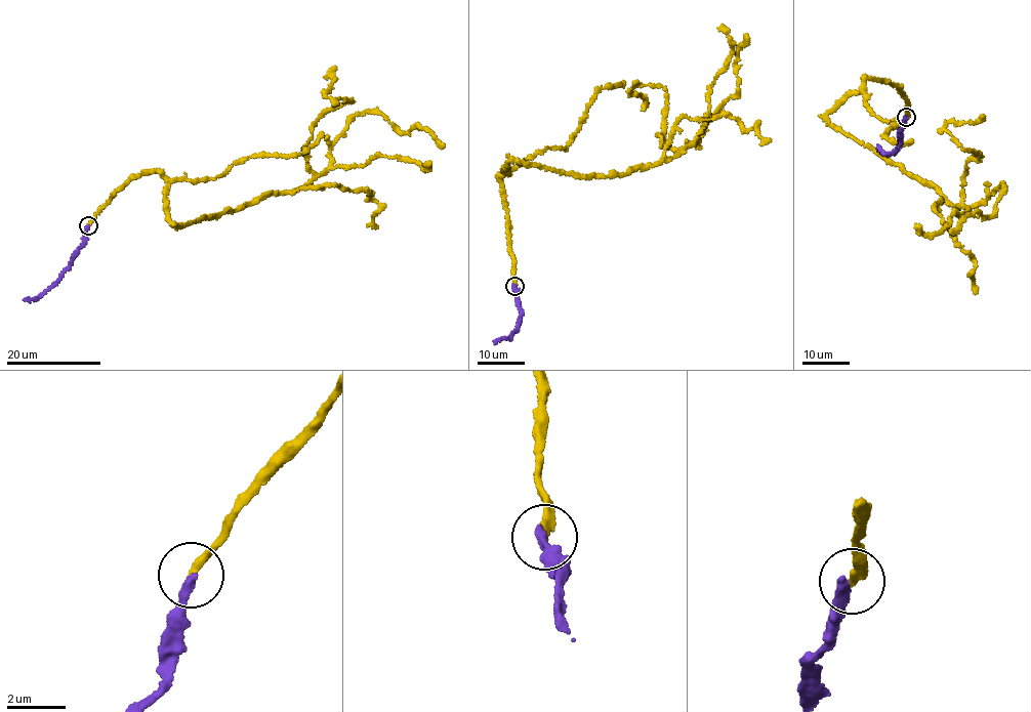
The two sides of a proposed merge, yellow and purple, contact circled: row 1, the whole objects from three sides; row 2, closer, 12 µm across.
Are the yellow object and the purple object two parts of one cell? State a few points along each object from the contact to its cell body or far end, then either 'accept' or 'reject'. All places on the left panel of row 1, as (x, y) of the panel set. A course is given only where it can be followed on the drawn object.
yellow via (88, 225), (113, 193), (157, 171), (178, 225), (303, 187), (367, 112), (443, 144) | purple via (87, 225), (84, 243), (73, 255), (68, 269), (39, 296), (23, 299) | reject

